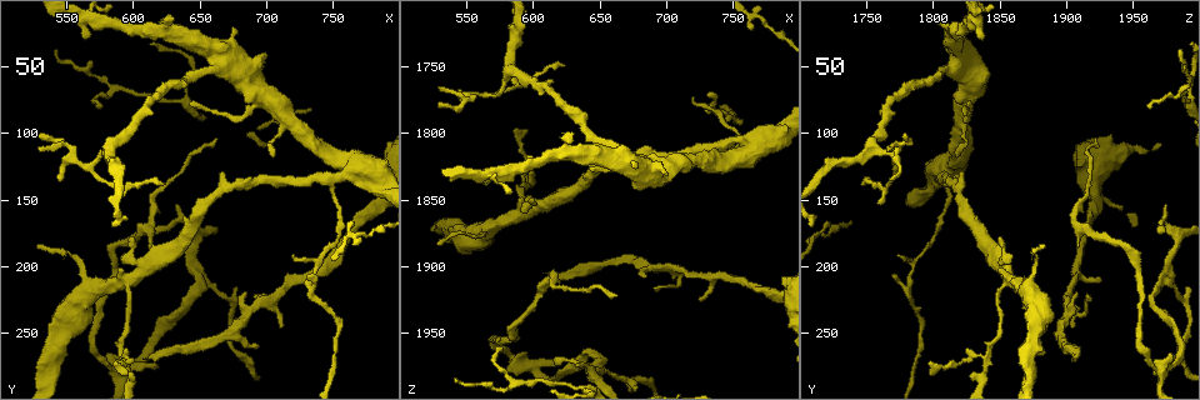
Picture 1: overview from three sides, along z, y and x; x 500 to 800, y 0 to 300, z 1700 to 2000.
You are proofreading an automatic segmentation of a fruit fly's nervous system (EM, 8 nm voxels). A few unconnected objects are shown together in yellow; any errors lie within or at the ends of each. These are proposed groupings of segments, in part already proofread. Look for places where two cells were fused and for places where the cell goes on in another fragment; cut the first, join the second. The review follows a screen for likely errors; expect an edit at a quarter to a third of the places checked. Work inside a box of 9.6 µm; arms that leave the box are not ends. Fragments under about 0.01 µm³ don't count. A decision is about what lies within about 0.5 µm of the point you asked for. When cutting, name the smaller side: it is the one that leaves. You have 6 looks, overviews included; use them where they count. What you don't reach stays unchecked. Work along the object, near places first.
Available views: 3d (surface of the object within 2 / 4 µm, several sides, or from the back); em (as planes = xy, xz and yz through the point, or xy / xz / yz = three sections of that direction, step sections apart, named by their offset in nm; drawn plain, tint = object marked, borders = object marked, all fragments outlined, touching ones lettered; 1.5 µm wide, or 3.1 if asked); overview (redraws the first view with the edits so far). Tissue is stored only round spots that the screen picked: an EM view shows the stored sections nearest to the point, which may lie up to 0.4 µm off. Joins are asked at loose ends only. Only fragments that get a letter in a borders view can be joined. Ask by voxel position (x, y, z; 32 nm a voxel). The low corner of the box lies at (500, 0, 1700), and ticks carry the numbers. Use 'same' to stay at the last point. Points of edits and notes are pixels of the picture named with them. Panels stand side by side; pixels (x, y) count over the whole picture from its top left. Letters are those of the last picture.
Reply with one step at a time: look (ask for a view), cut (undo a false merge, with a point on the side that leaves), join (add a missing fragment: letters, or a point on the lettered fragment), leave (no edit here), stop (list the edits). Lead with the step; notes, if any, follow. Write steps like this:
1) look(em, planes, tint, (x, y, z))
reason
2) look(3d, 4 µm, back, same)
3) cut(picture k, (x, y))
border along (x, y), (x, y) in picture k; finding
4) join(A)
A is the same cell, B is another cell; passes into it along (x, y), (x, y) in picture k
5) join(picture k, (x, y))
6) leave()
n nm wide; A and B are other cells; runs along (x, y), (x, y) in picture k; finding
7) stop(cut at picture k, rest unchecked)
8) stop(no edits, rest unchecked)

look(3d, 4 µm, (654, 214, 1972))

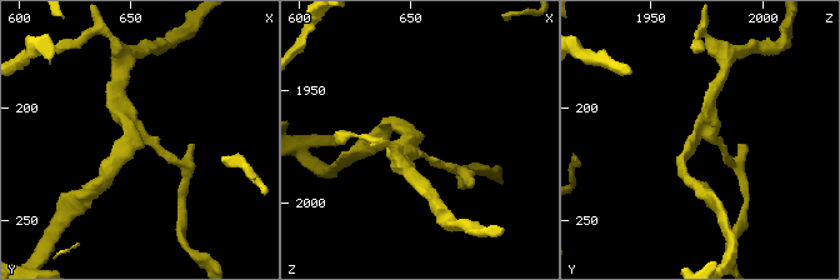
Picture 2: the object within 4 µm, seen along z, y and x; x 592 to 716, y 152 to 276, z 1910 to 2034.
look(em, planes, borders, (652, 212, 1973))

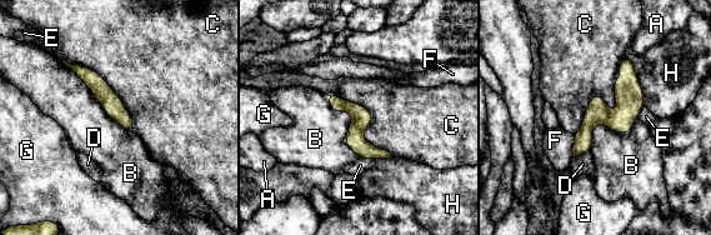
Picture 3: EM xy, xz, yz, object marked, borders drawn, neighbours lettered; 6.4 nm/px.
leave()
A, B, C, D, E, F, G and H are other cells; all the same cell

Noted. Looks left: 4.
look(3d, 4 µm, back, (596, 282, 1800))

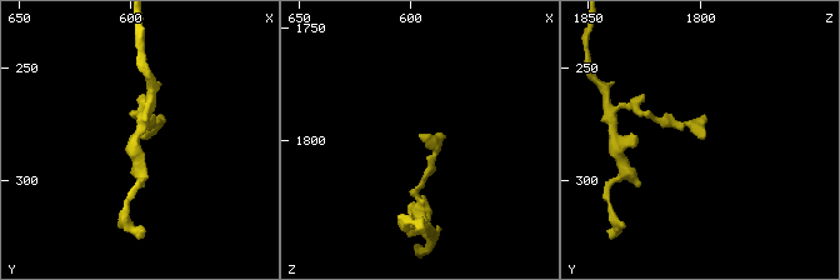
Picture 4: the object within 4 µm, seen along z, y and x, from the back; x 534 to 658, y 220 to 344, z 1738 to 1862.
look(em, planes, borders, (595, 281, 1798))

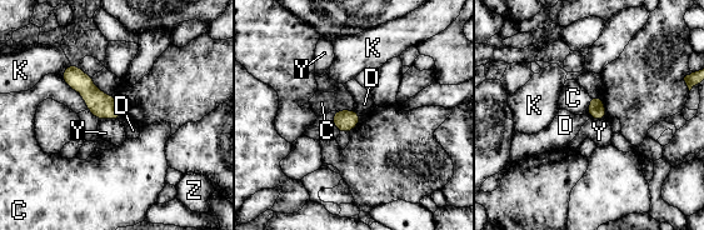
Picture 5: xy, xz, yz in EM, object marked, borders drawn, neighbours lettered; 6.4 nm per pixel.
leave()
110 nm wide; C touches over 300 nm; C, D, K, Y and Z are other cells; no lettered fragment goes on from it

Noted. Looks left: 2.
look(3d, 2 µm, (610, 270, 1904))
branch stops here

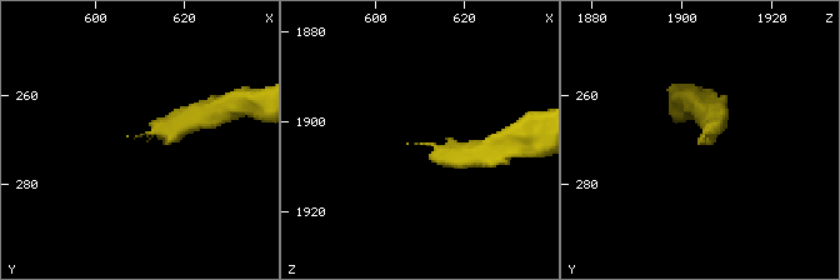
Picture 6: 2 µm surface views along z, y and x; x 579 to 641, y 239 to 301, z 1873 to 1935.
look(em, planes, borders, (610, 270, 1904))

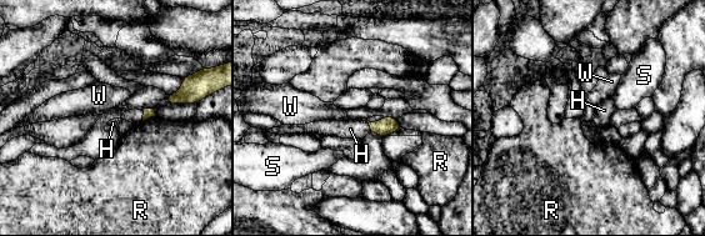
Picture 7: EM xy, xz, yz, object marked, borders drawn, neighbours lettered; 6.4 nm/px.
join(H)
H is the same cell, R, S and W are other cells; passes into it along (388, 125), (369, 125), (350, 129) in picture 7; it goes on there

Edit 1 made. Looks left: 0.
stop(join at picture 7, rest unchecked)

